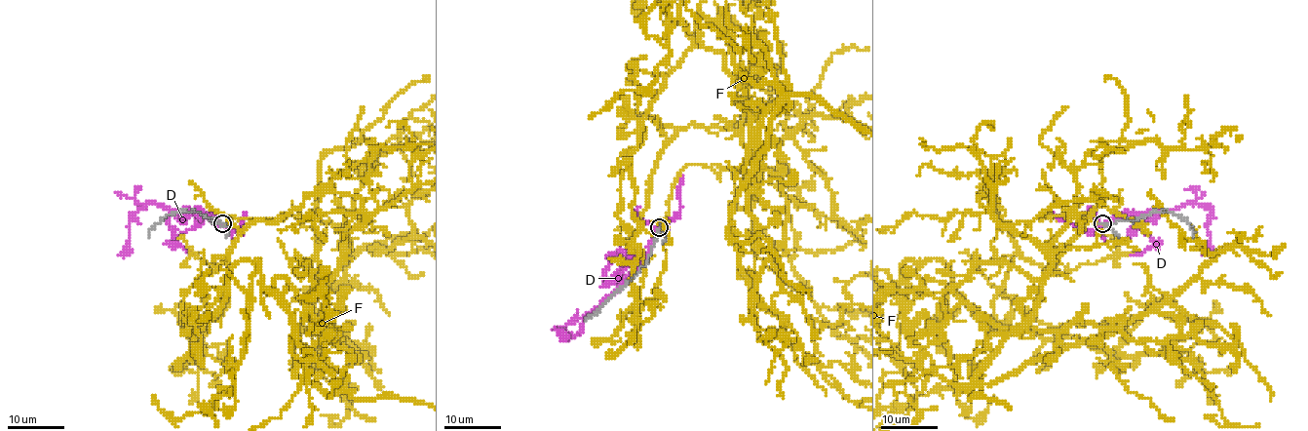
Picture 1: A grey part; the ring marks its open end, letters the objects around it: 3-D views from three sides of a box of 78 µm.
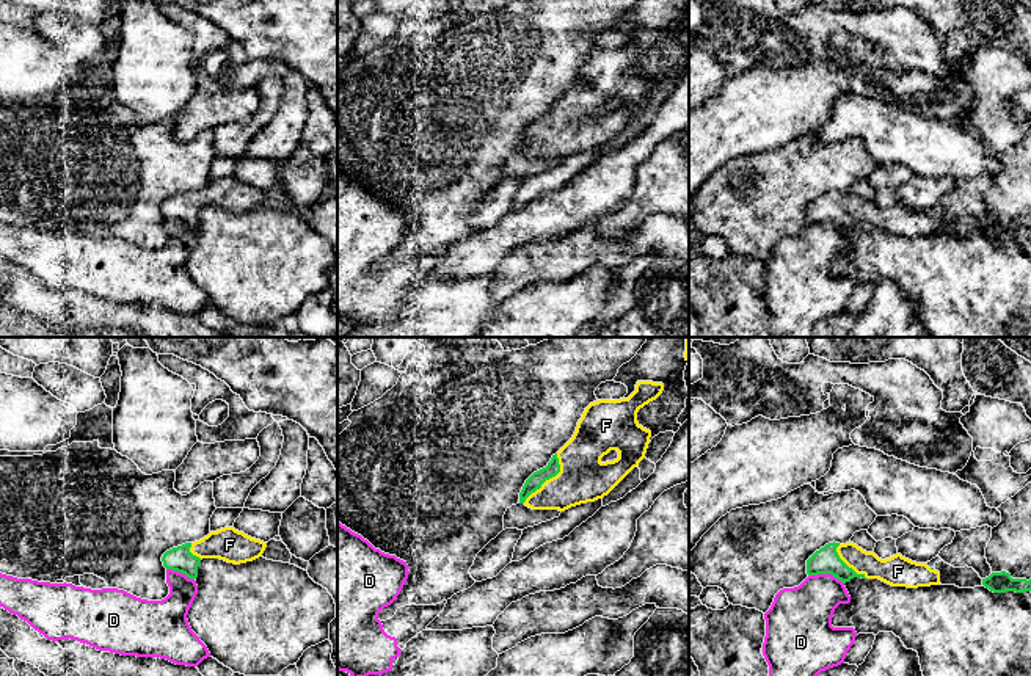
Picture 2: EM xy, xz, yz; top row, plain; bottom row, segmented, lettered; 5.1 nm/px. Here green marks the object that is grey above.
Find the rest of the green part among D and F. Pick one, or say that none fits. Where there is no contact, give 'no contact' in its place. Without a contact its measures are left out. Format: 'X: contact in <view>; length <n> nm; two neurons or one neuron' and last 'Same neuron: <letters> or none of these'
D: contact in yz; length 190 nm; two neurons
F: contact in xz; length 320 nm; one neuron
Same neuron: F

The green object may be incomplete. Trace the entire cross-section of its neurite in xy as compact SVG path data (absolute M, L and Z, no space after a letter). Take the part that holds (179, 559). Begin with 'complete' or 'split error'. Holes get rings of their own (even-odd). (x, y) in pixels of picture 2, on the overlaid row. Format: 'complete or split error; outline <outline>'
split error; outline M224 527L210 532L199 541L185 543L166 551L162 562L166 569L182 572L195 580L202 558L220 558L240 565L262 557L265 547L267 543L251 538L234 527Z

